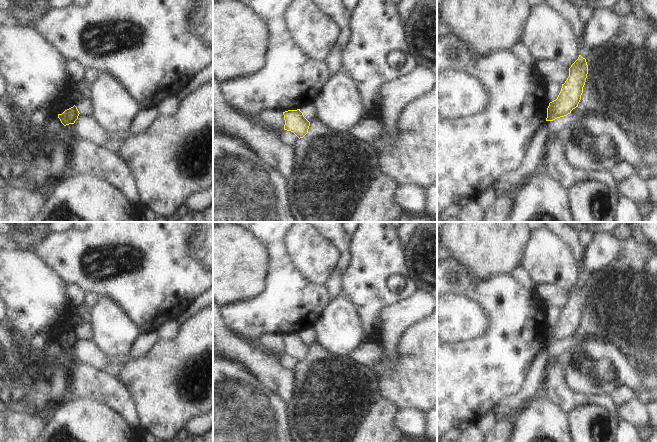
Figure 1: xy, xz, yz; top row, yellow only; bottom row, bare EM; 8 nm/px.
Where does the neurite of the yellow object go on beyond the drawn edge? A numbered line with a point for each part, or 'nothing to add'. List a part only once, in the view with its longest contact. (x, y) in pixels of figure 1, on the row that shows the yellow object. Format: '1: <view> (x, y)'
nothing to add.

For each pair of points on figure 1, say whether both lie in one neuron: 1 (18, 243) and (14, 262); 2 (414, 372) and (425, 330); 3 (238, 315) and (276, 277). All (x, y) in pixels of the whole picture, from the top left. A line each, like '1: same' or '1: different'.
1: different
2: same
3: same

